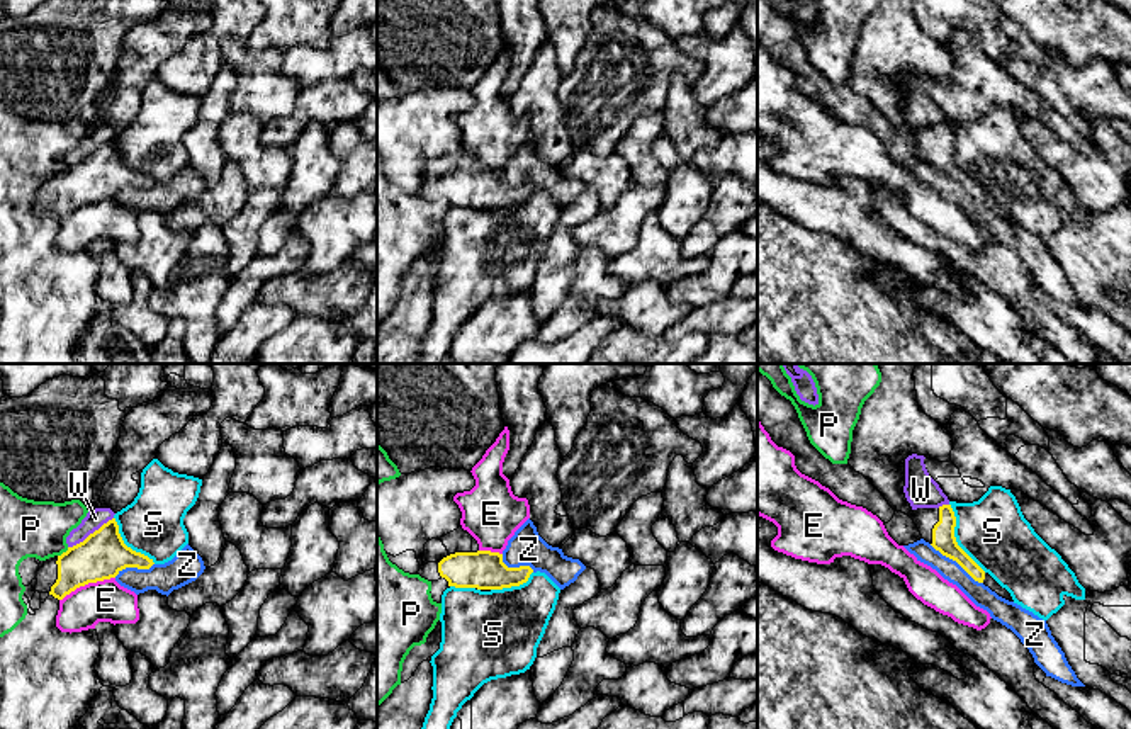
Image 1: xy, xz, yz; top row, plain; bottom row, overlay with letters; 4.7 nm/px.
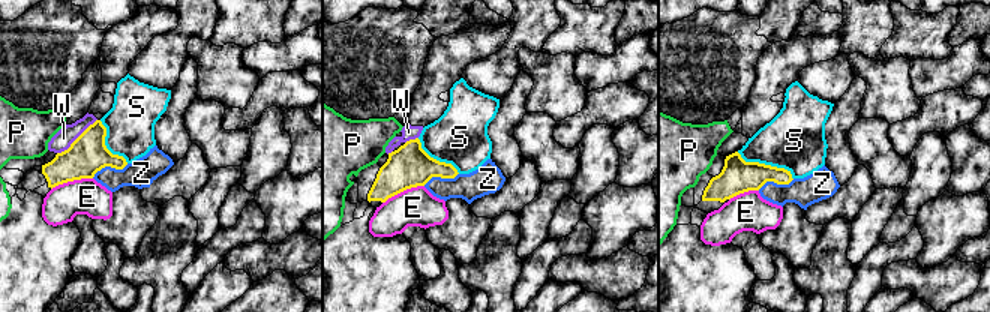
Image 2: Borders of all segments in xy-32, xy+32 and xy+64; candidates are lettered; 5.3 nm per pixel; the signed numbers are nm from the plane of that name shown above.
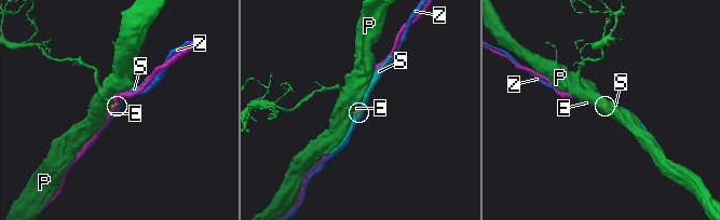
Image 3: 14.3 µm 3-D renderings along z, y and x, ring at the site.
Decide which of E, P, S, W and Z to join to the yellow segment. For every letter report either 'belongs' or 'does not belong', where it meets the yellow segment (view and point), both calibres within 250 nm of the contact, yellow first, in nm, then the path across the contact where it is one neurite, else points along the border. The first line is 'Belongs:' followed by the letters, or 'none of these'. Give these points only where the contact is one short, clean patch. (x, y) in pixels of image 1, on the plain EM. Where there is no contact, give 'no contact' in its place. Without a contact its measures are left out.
Belongs: none of these
E: does not belong; contact xy (87, 203); calibres 220 and 190 nm
P: does not belong; contact xy (63, 172); calibres 220 and 280 nm
S: does not belong; contact yz (955, 157); calibres 110 and 320 nm
W: does not belong; contact xy (90, 153); calibres 220 and 90 nm; border xy (112, 136), (68, 167)
Z: does not belong; contact yz (956, 180); calibres 110 and 100 nm

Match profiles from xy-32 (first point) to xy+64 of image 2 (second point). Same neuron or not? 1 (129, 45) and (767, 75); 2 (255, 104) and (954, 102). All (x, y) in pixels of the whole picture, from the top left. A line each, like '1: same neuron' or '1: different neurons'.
1: same neuron
2: same neuron

